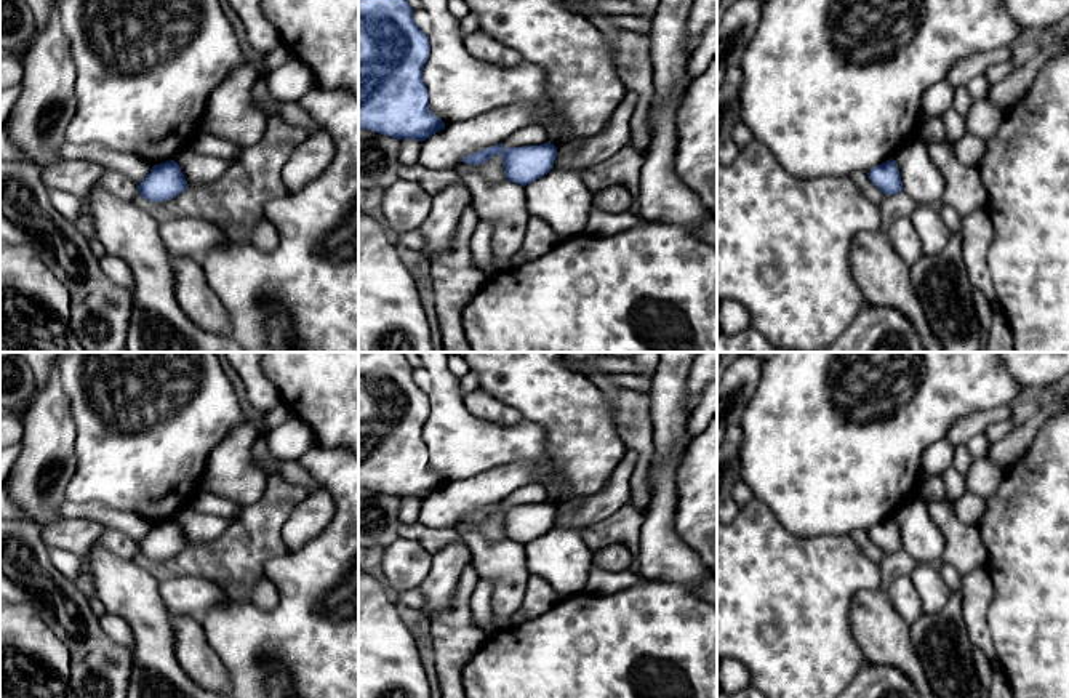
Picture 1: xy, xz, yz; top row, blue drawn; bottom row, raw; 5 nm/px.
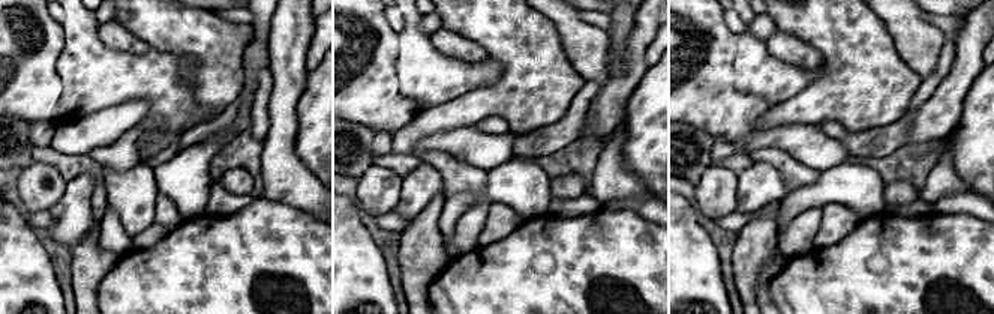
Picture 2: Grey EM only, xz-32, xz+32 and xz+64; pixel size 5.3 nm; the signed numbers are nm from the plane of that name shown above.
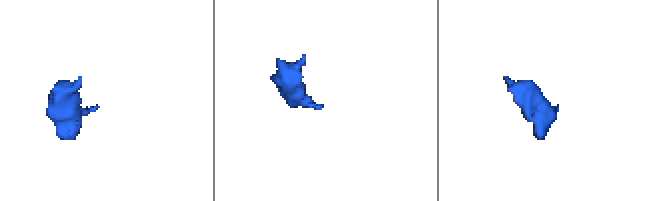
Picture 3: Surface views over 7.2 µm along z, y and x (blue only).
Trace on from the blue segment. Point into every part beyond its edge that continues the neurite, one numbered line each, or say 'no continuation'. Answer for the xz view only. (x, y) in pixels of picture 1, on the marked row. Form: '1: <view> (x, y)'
no continuation

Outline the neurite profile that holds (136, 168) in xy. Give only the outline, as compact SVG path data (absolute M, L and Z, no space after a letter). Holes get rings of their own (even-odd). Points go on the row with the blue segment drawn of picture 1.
M66 142L59 150L61 160L90 160L99 163L104 171L115 171L128 176L130 179L141 183L152 170L152 163L147 160L120 150L114 150L109 146L98 142L74 144Z

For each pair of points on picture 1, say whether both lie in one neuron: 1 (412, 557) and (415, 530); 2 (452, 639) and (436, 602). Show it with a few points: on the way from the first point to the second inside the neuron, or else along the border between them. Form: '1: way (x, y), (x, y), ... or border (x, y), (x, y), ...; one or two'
1: border (400, 535), (415, 540), (431, 556); two
2: border (460, 578), (450, 604), (429, 620); two

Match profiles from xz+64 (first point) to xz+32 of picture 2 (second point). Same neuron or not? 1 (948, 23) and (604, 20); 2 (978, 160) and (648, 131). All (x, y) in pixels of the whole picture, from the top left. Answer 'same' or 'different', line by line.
1: same
2: same

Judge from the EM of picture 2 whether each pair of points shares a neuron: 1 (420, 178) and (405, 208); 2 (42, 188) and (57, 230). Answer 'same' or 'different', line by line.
1: same
2: different

